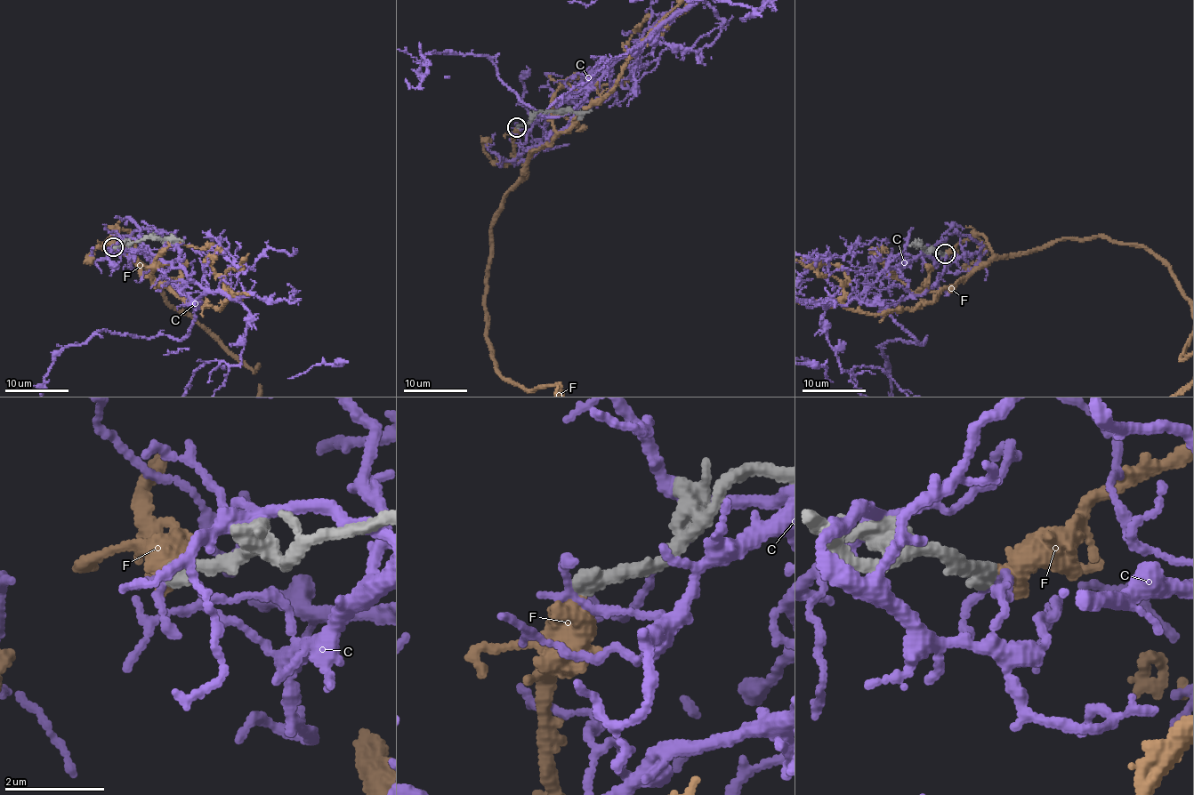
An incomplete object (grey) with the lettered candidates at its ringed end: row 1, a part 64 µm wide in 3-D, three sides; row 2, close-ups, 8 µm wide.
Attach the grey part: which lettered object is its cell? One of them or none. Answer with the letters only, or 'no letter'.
F

